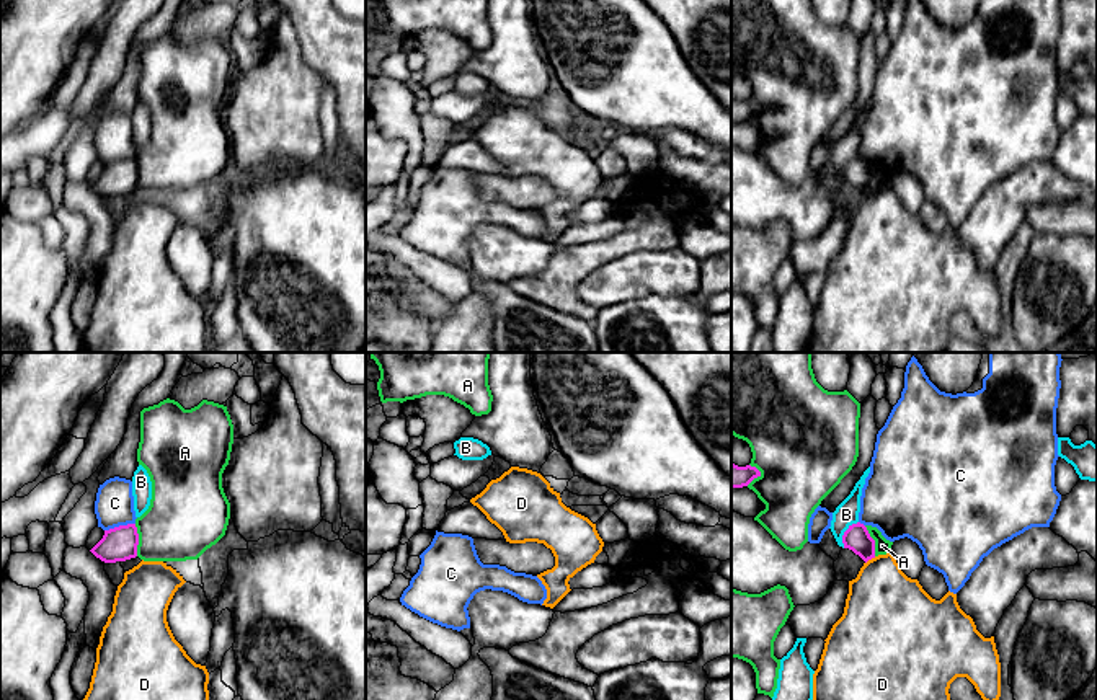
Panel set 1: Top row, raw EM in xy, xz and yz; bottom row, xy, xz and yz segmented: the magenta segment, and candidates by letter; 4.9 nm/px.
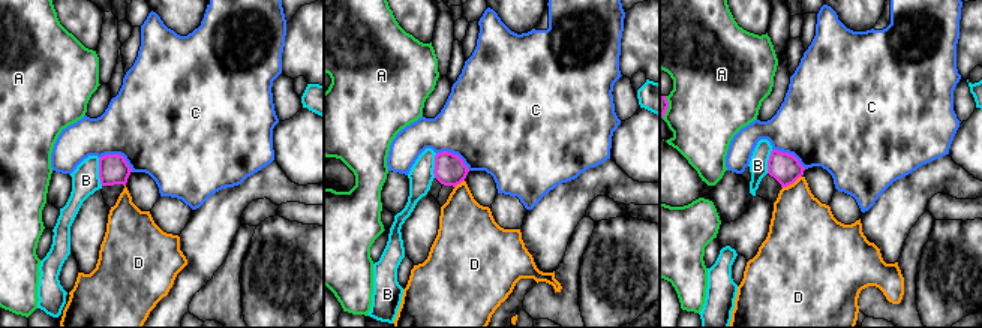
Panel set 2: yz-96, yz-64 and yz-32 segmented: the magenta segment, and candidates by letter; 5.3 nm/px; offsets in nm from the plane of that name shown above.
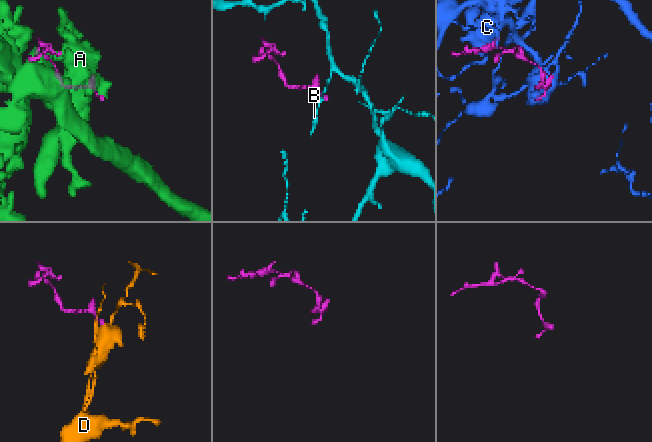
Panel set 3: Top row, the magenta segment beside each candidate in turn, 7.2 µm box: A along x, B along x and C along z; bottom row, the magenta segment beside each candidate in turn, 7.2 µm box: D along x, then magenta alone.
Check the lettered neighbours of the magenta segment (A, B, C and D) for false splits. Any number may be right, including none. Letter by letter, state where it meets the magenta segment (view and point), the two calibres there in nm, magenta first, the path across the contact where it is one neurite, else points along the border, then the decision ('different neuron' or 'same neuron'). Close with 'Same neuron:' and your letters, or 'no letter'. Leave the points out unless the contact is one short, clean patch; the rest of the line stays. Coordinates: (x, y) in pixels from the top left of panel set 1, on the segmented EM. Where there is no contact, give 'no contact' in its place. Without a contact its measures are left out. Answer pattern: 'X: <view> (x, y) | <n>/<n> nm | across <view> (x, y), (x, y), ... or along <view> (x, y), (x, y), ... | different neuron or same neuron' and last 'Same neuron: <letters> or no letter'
A: xy (137, 540) | 170/360 nm | different neuron
B: yz (844, 534) | 130/120 nm | along yz (857, 521), (844, 532), (843, 547) | different neuron
C: xy (119, 526) | 170/190 nm | along xy (134, 522), (105, 531) | different neuron
D: yz (870, 558) | 130/380 nm | along yz (875, 557), (866, 563) | different neuron
Same neuron: no letter

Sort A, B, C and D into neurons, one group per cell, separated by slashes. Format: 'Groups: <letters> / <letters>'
Groups: A / B / C / D

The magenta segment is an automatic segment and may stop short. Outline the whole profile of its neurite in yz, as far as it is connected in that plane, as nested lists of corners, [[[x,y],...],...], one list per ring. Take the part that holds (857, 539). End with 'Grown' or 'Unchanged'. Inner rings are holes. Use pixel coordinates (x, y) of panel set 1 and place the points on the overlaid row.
[[[860,522],[849,525],[842,535],[844,548],[852,550],[865,563],[875,558],[875,540],[870,537],[867,527]]]. Unchanged

